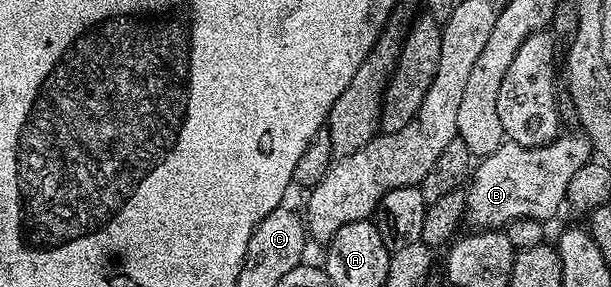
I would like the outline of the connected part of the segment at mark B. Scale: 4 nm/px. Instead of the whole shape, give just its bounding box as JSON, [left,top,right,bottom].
[465,134,593,230]

